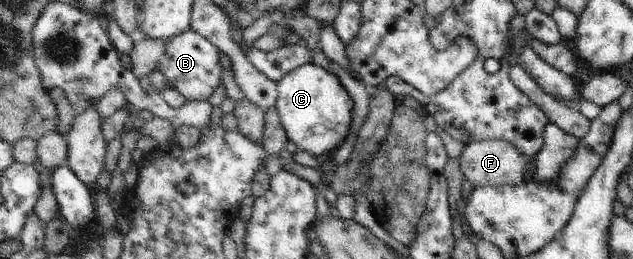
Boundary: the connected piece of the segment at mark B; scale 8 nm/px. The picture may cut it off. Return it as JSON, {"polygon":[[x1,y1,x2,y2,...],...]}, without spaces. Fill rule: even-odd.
{"polygon":[[188,29,166,43,165,53,158,63,157,70,164,74,168,86,178,89,187,101,208,100,216,91,216,87,222,84,223,68,220,61,220,49,200,33,195,33,194,29]]}

